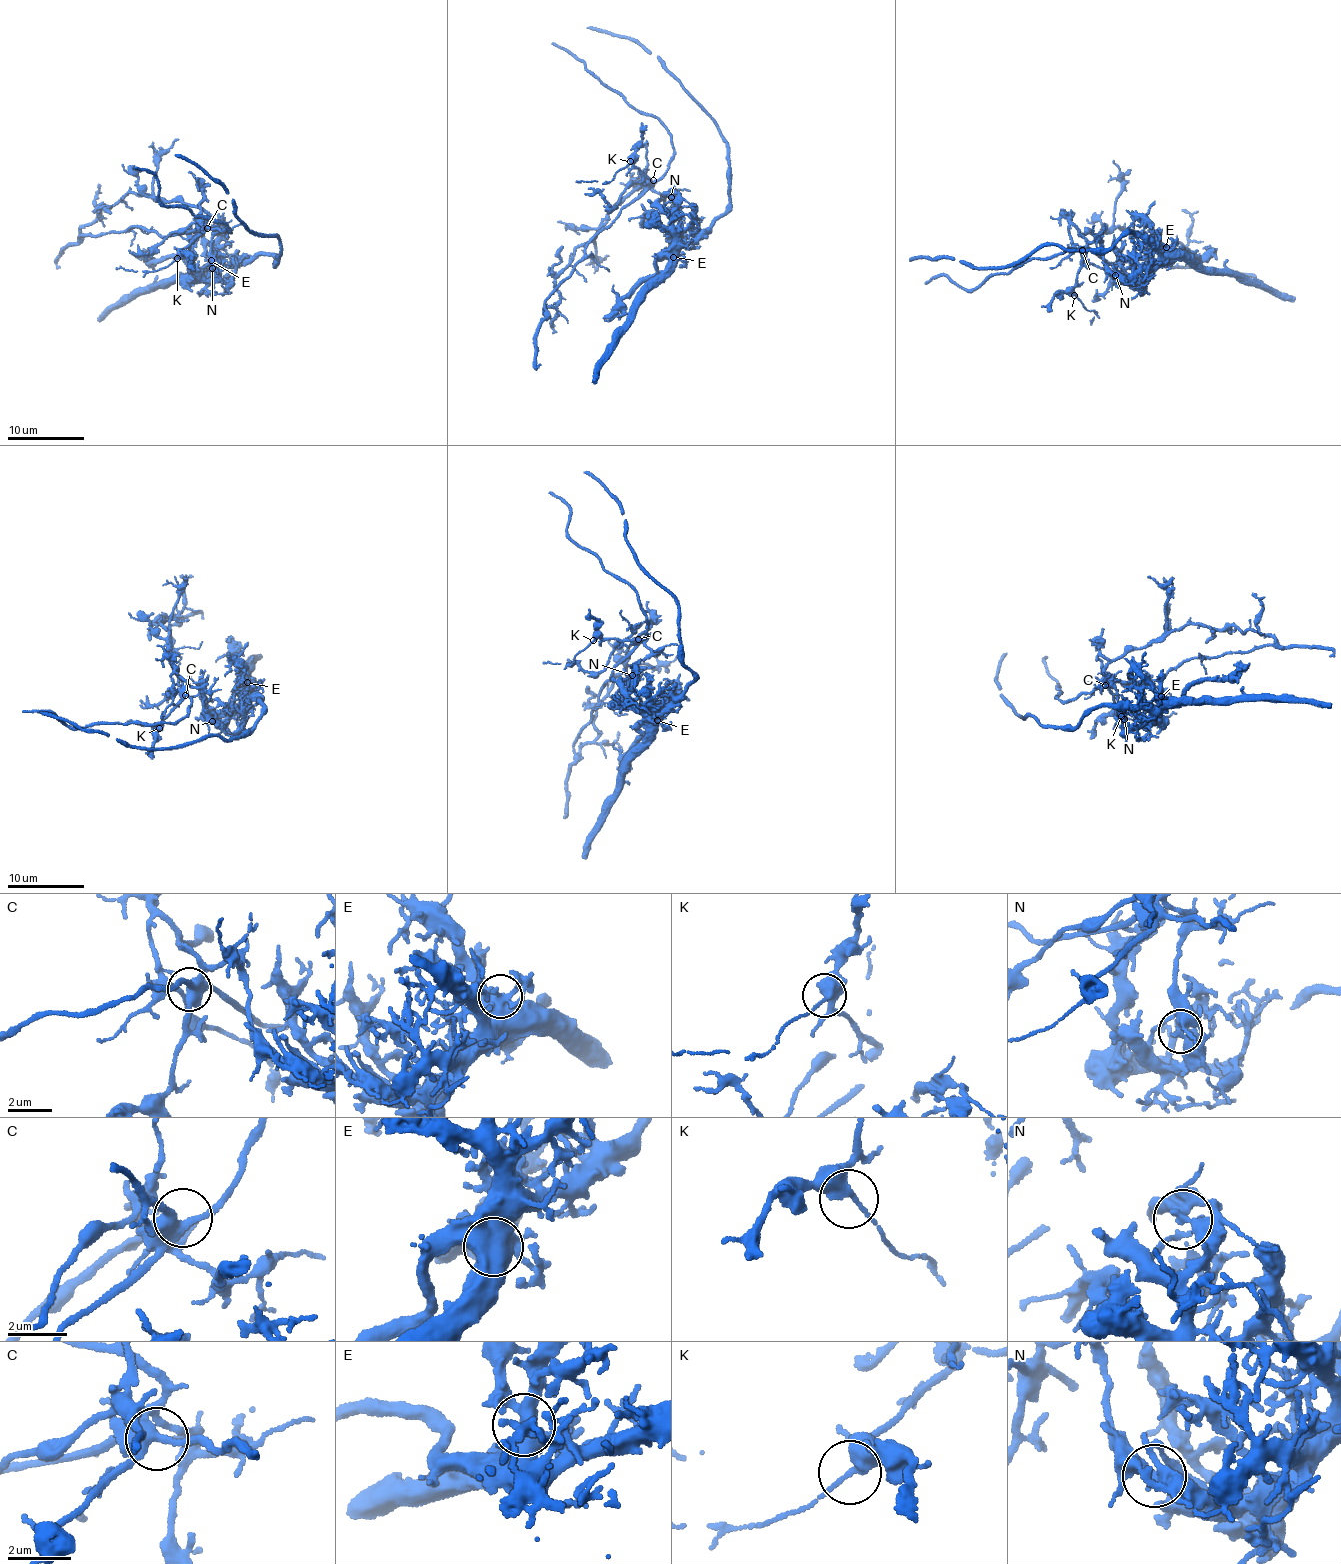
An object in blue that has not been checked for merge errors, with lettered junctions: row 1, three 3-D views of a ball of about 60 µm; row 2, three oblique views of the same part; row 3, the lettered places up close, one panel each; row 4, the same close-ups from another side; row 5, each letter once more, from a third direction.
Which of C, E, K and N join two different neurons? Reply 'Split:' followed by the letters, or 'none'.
Split: N

